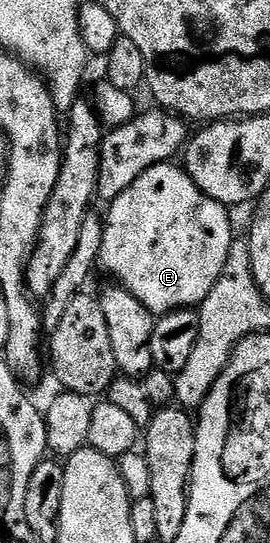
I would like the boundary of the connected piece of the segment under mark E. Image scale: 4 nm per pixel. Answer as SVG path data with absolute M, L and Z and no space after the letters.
M159 162L157 166L148 168L148 172L144 172L140 175L127 190L120 192L120 196L116 196L112 199L109 203L110 211L104 214L104 244L100 248L100 256L98 257L101 269L106 269L107 272L114 277L111 279L113 279L117 285L122 286L128 292L132 292L132 296L136 296L136 300L140 300L140 304L144 304L144 308L148 308L151 314L155 316L161 316L173 310L185 310L187 308L197 308L201 306L202 301L208 296L208 292L212 292L216 280L220 280L220 272L224 272L224 264L228 264L228 252L232 248L232 244L236 241L234 226L230 223L231 211L227 209L227 207L221 206L216 200L209 198L208 195L189 178L181 165L174 165L178 164Z

